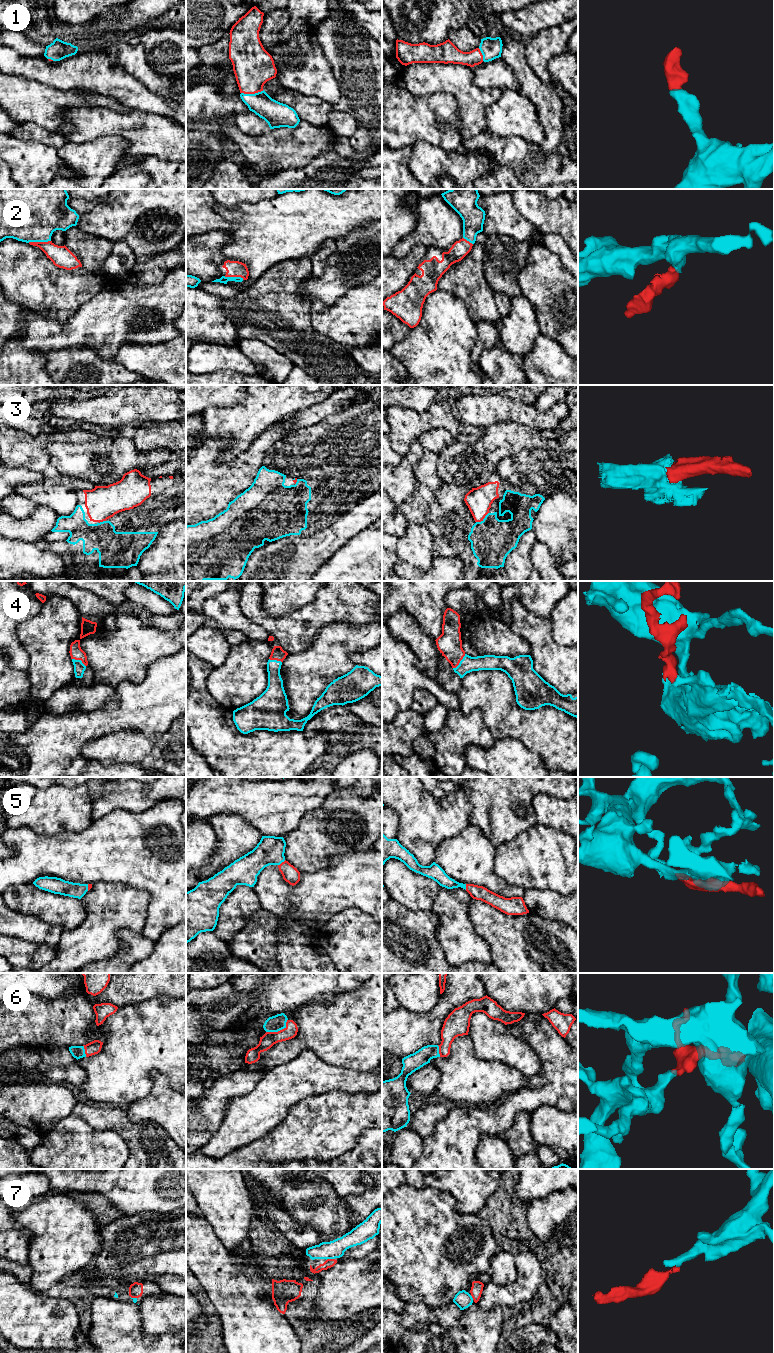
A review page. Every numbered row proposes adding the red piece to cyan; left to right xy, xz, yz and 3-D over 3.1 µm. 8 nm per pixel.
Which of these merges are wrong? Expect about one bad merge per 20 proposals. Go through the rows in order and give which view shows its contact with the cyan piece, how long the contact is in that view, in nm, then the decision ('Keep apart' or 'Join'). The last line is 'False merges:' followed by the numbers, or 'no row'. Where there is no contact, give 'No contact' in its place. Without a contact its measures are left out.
1: Touches cyan in xz. Shared border 190 nm. Join
2: Touches cyan in xy. Shared border 180 nm. Join
3: Touches cyan in yz. Shared border 130 nm. Join
4: Touches cyan in yz. Shared border 160 nm. Join
5: Touches cyan in xz. Shared border 80 nm. Join
6: Touches cyan in xz. Shared border 200 nm. Join
7: Touches cyan in xz. Shared border 70 nm. Join
False merges: no row

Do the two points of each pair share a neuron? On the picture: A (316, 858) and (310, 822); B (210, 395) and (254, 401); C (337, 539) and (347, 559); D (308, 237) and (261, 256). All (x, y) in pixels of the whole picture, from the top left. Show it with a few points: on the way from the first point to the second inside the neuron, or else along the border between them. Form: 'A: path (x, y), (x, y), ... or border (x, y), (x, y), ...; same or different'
A: path (316, 849), (316, 831); same
B: border (246, 395), (233, 405), (219, 407); different
C: border (359, 532), (324, 563); different
D: path (296, 237), (280, 237), (273, 244); same

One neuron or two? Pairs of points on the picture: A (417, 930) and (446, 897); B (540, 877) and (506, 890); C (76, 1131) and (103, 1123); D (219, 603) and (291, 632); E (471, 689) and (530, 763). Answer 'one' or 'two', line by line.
A: two
B: two
C: two
D: two
E: two

